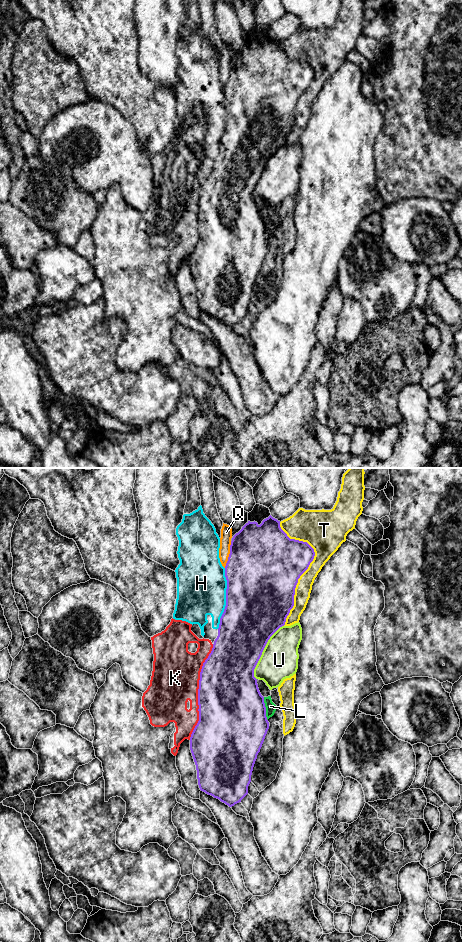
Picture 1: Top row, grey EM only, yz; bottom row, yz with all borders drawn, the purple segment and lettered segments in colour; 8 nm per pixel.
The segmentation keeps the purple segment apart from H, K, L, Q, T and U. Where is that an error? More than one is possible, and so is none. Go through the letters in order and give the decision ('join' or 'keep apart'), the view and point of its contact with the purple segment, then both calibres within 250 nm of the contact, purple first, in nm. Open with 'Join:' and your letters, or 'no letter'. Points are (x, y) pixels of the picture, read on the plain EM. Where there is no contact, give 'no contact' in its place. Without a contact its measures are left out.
Join: no letter
H: keep apart; meets purple in yz at (226, 118); 500 nm thick on the purple side, 400 nm on the other
K: keep apart; meets purple in yz at (198, 212); 500 nm thick on the purple side, 380 nm on the other
L: keep apart; meets purple in yz at (265, 229); 500 nm thick on the purple side, 80 nm on the other
Q: keep apart; meets purple in yz at (229, 74); 500 nm thick on the purple side, 100 nm on the other
T: keep apart; meets purple in yz at (307, 88); 440 nm thick on the purple side, 220 nm on the other
U: keep apart; meets purple in yz at (262, 171); 420 nm thick on the purple side, 300 nm on the other

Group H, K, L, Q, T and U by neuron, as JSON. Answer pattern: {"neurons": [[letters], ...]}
{"neurons": [["H", "K"], ["L"], ["Q", "U"], ["T"]]}

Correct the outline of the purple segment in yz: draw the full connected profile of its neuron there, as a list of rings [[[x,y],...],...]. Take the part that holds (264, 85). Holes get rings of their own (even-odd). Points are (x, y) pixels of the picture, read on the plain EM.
[[[271,35],[260,45],[248,41],[232,58],[225,86],[226,126],[218,156],[200,192],[199,241],[190,257],[200,310],[229,327],[248,314],[253,287],[269,249],[254,189],[270,157],[285,145],[298,99],[314,76],[307,62],[290,59]]]

